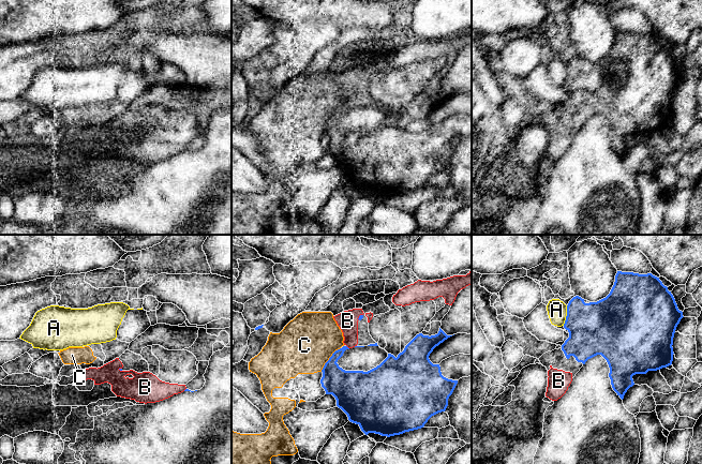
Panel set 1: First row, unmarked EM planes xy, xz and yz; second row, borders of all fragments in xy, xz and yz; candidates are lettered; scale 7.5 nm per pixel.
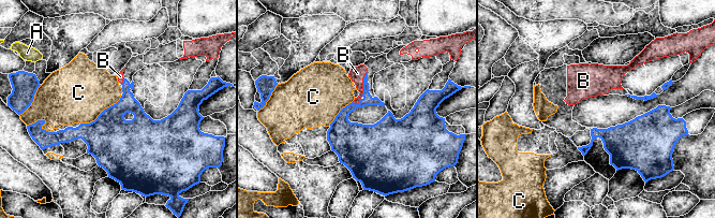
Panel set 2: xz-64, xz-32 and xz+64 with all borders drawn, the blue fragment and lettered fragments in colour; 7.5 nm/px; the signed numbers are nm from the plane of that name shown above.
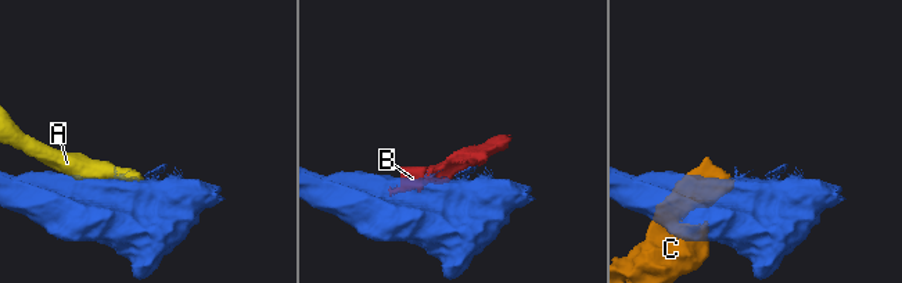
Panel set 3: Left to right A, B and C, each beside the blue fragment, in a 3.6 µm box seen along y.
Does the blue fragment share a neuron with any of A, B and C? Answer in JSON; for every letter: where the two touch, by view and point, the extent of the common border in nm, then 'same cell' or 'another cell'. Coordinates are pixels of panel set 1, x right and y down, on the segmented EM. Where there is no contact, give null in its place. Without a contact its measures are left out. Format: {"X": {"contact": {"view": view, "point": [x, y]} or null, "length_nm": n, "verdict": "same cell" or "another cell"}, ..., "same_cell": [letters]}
{"A": {"contact": {"view": "yz", "point": [567, 315]}, "length_nm": 160, "verdict": "another cell"}, "B": {"contact": {"view": "xz", "point": [347, 347]}, "length_nm": 40, "verdict": "another cell"}, "C": {"contact": {"view": "xz", "point": [329, 359]}, "length_nm": 240, "verdict": "another cell"}, "same_cell": []}

